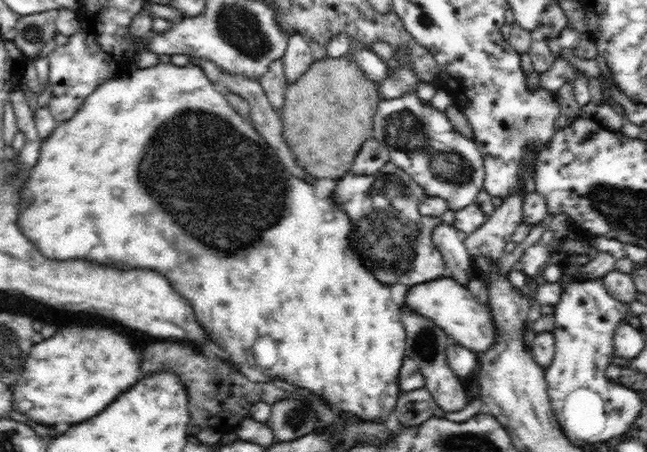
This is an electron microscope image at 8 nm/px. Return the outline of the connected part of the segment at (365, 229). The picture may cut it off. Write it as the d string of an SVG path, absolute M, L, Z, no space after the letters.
M388 161L374 175L346 175L337 182L338 186L334 190L336 204L342 206L342 210L348 213L354 224L354 248L358 248L358 254L364 260L370 260L374 266L382 266L380 270L374 270L378 280L382 280L384 284L400 282L412 286L446 276L445 262L432 241L432 232L442 224L442 220L440 217L424 216L420 213L419 202L428 196L410 174Z

